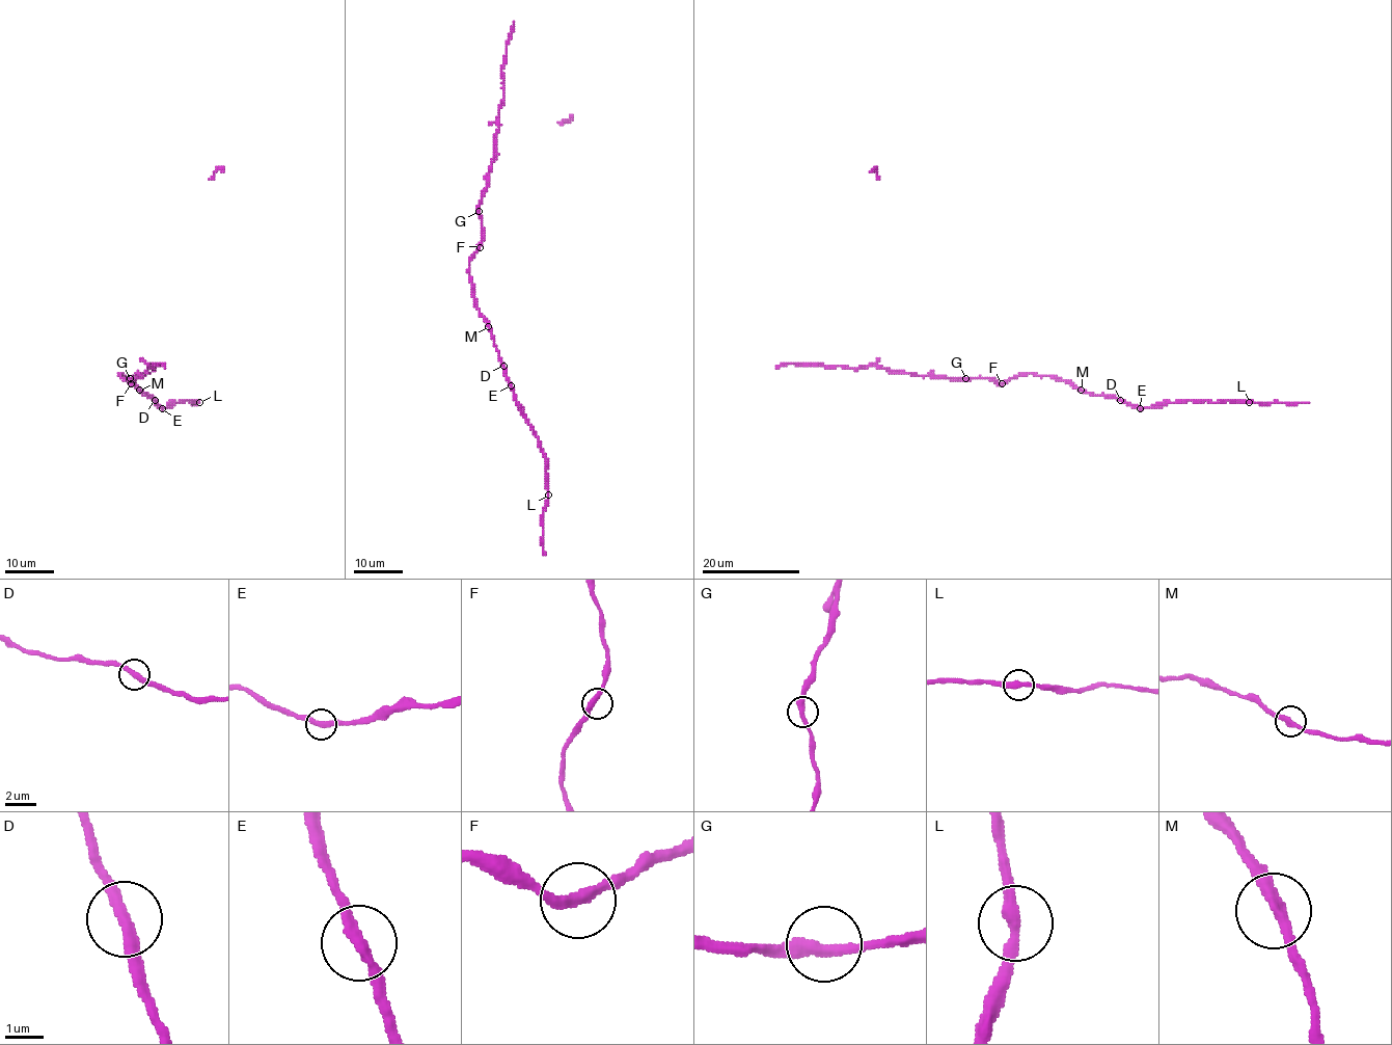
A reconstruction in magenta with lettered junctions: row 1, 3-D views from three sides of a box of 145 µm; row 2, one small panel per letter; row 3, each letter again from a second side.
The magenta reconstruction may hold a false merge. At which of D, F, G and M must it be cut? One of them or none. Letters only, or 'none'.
D

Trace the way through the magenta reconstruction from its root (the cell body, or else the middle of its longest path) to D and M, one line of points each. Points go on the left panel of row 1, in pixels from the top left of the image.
D: (129, 383), (121, 374), (155, 400)
M: (129, 383), (121, 374), (139, 390)

